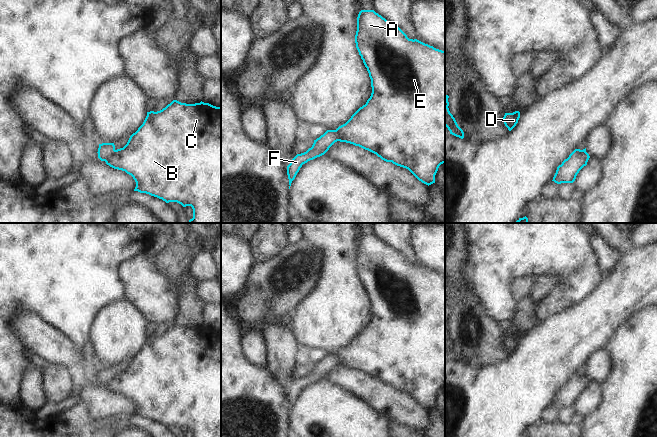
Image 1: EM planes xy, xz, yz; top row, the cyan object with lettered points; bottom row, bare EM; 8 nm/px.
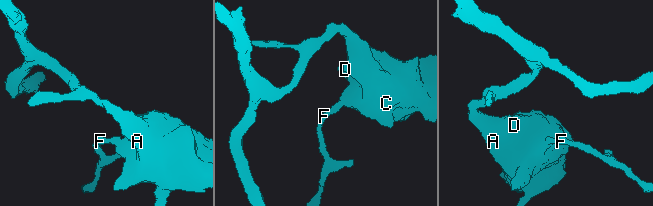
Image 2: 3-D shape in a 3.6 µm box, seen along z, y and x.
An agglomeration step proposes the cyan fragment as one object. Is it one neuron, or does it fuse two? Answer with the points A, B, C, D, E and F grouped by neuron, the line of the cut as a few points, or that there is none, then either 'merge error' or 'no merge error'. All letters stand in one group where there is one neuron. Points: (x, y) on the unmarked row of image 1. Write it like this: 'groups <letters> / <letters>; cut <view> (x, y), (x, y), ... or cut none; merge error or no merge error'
groups A B C D E / F; cut xy (115, 374), (105, 385); merge error

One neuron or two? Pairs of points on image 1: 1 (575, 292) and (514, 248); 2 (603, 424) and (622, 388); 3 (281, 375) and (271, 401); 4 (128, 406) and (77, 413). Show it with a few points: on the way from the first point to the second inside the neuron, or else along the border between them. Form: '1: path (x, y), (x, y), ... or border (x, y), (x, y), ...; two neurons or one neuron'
1: path (571, 273), (546, 248), (533, 248); one neuron
2: path (612, 415), (622, 405), (622, 397); one neuron
3: border (264, 367), (284, 387); two neurons
4: path (115, 406), (92, 406), (90, 408); one neuron

